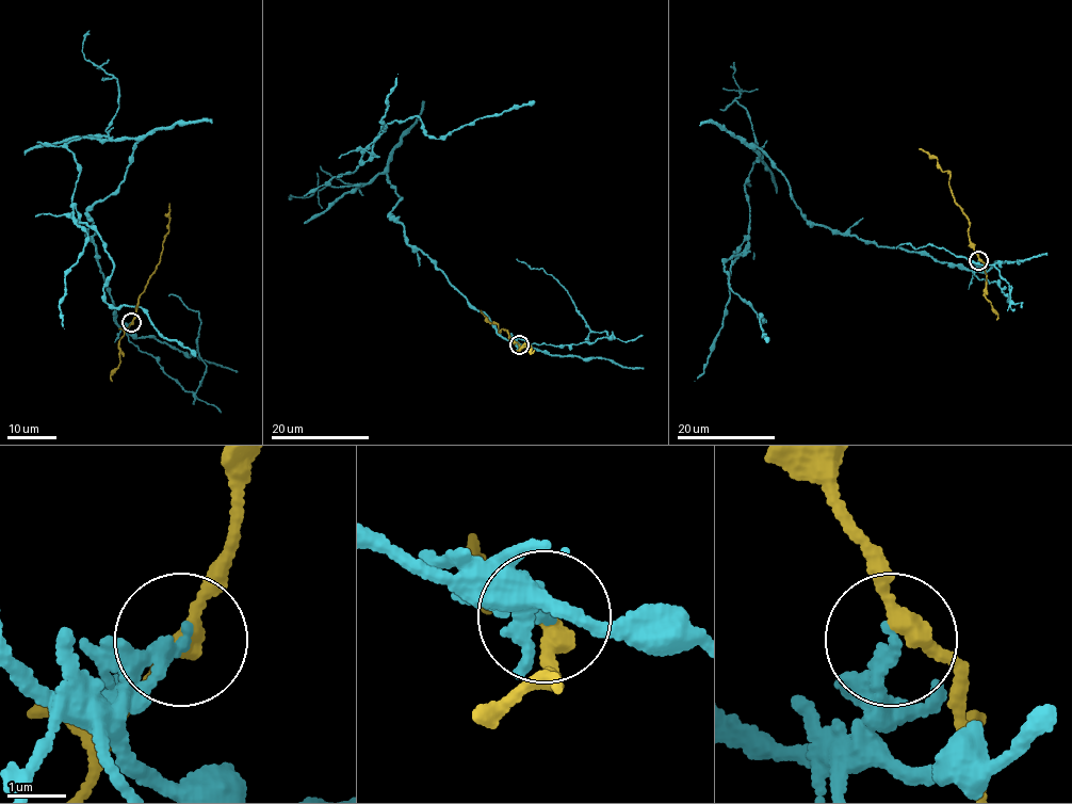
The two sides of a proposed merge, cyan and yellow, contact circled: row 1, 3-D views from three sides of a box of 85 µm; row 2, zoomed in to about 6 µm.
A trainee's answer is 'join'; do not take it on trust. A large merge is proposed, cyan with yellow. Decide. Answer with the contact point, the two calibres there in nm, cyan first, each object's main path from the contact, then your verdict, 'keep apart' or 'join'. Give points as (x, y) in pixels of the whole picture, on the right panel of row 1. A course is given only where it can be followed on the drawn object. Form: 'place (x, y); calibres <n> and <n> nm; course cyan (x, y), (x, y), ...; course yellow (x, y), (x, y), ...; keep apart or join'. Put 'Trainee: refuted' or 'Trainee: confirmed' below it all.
place (978, 260); calibres 280 and 260 nm; course cyan (979, 260), (973, 272), (814, 225), (757, 147), (747, 250), (724, 263), (767, 341); course yellow (979, 260), (969, 237), (969, 220), (949, 186), (949, 175), (941, 170), (937, 159), (919, 149); keep apart
Trainee: refuted

